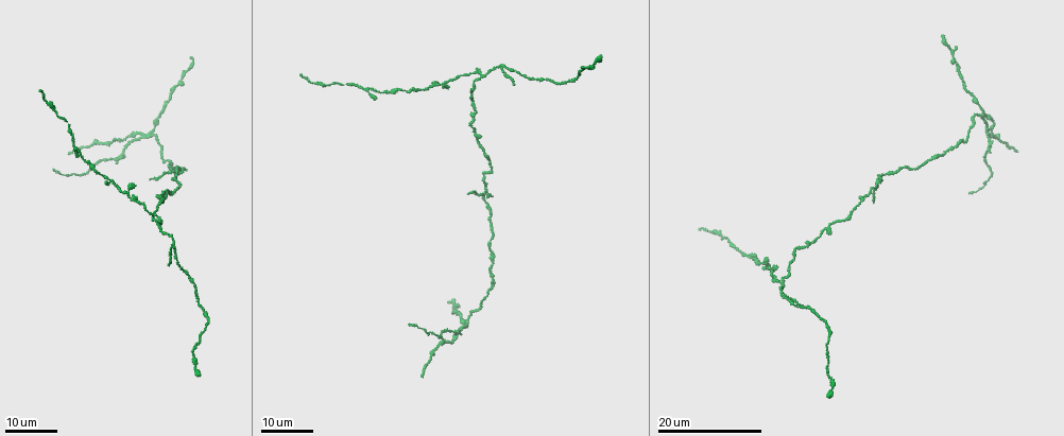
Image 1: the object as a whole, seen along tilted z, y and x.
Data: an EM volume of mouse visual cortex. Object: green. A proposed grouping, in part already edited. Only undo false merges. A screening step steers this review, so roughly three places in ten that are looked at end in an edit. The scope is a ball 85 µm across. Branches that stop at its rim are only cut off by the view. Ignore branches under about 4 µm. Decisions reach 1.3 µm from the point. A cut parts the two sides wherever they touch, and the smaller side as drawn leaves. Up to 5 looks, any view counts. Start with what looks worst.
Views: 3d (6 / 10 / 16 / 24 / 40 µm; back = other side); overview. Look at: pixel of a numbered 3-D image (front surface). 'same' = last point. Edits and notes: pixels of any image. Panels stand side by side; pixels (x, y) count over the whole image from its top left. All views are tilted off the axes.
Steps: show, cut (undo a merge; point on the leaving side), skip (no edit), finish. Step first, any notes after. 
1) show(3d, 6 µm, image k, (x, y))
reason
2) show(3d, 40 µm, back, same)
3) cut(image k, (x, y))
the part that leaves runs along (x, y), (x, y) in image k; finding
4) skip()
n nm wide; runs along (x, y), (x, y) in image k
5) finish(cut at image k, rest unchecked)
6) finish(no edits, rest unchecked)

show(3d, 24 µm, image 1, (878, 182))
looks like a crossing

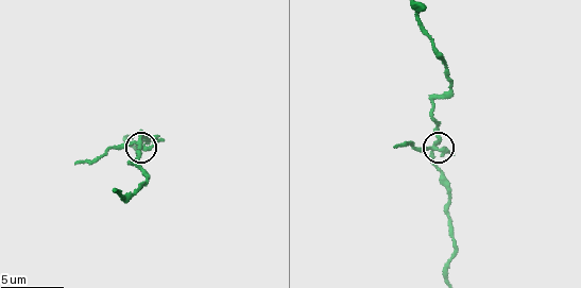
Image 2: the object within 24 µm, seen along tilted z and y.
show(3d, 10 µm, image 2, (432, 145))

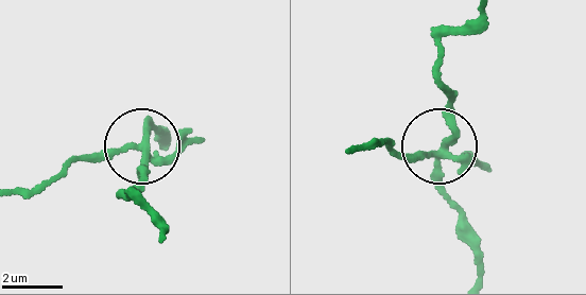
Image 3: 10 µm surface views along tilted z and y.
cut(image 3, (185, 128))
220 nm wide; the part that leaves runs along (143, 149), (79, 157), (14, 192) in image 3; a second neuron is stuck on

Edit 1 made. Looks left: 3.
show(3d, 24 µm, image 1, (148, 136))
four or more arms meet

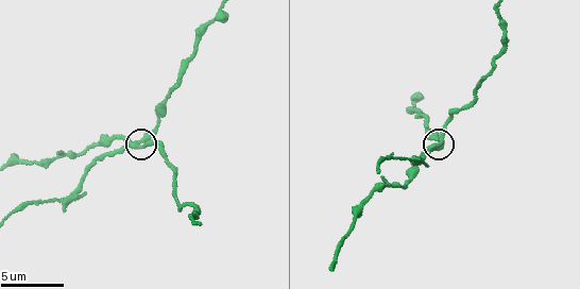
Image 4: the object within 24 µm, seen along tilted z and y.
show(3d, 6 µm, image 4, (137, 141))
closer look

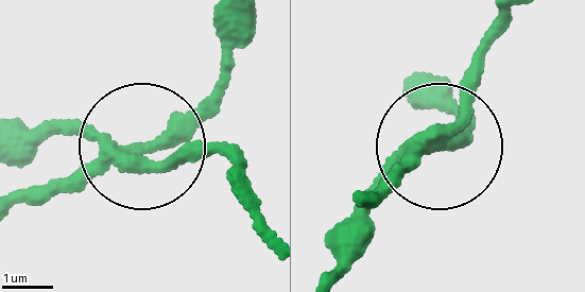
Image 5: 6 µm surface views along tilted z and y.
show(3d, 6 µm, back, image 5, (145, 145))

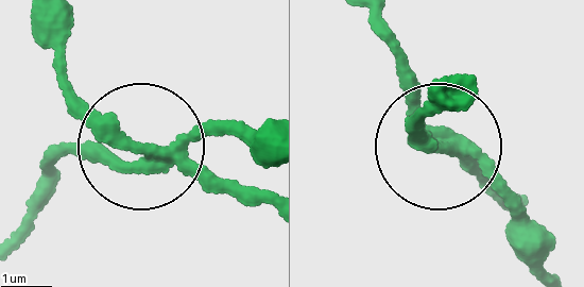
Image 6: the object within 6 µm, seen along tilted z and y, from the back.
cut(image 6, (104, 134))
the part that leaves runs along (179, 159), (260, 200) in image 6; two neurons meet here

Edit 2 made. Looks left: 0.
finish(cut at image 3, cut at image 6, rest unchecked)

